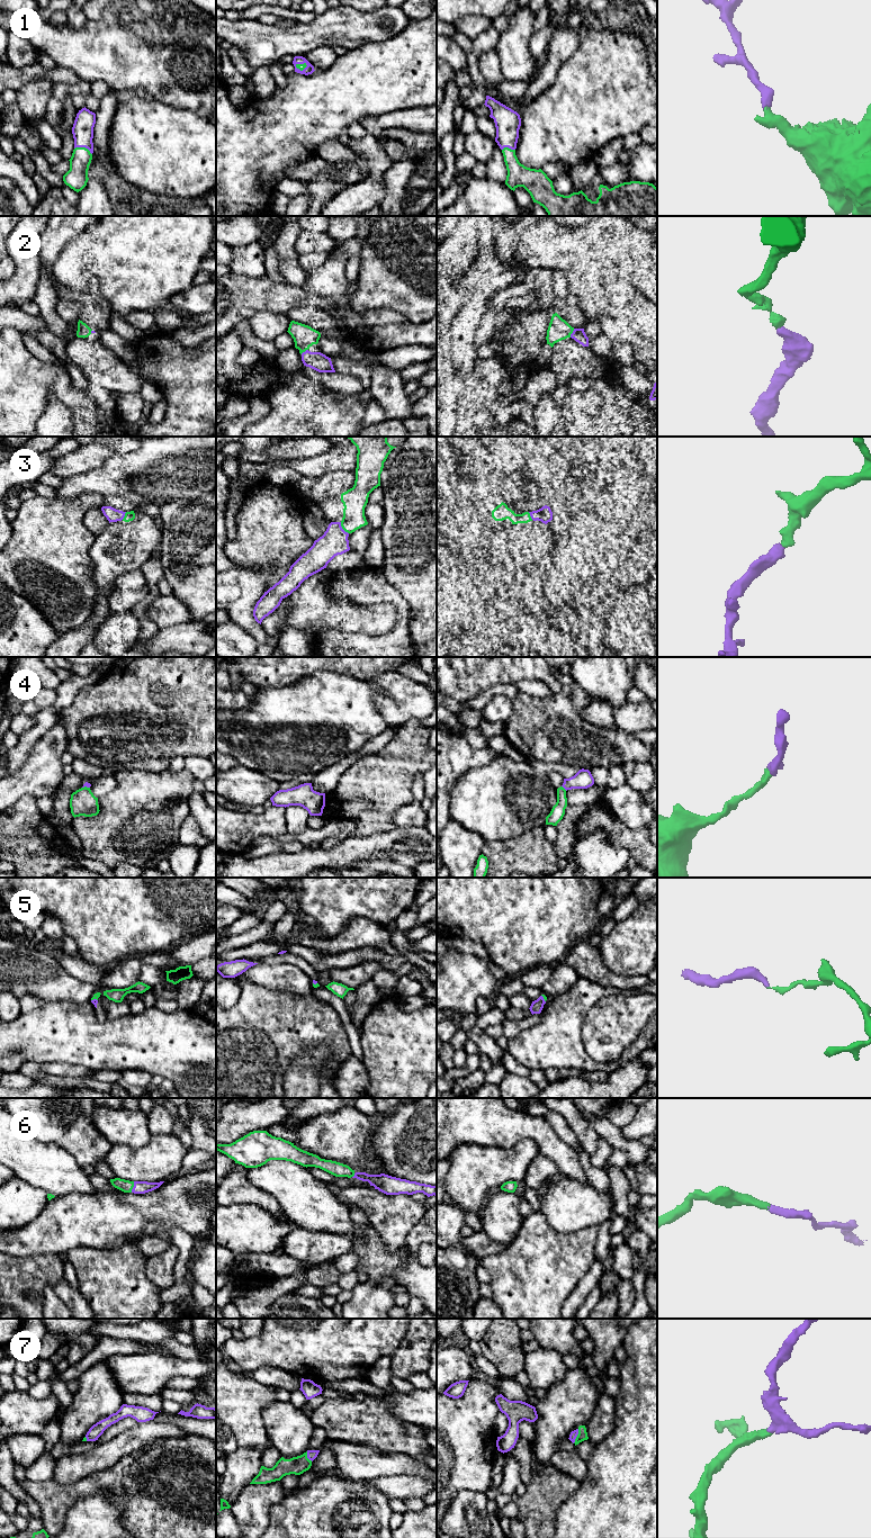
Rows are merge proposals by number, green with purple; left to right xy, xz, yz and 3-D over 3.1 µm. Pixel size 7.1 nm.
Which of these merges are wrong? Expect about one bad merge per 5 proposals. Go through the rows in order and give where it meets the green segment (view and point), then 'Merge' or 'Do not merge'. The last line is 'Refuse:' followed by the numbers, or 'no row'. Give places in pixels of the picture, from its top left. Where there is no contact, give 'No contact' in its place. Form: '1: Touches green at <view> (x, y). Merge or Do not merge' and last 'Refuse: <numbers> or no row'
1: Touches green at xy (83, 147). Merge
2: Touches green at yz (572, 332). Merge
3: Touches green at xz (342, 528). Merge
4: Touches green at yz (563, 788). Merge
5: Touches green at xy (93, 998). Merge
6: Touches green at xy (133, 1186). Merge
7: Touches green at yz (577, 1436). Merge
Refuse: no row

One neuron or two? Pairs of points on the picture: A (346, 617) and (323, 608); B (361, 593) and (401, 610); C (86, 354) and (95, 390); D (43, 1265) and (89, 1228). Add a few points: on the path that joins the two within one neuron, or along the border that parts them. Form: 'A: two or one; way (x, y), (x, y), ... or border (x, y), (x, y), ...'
A: one; way (340, 614), (329, 612)
B: one; way (371, 593), (387, 594), (393, 600)
C: two; border (91, 383), (113, 394)
D: two; border (62, 1256), (45, 1253), (29, 1257)

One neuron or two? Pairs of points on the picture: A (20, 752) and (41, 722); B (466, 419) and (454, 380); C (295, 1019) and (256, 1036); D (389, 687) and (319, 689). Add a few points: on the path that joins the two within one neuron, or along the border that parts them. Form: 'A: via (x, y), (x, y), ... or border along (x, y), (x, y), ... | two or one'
A: via (24, 745), (38, 729) | one
B: border along (461, 378), (461, 389), (455, 408), (457, 421) | two
C: via (285, 1024), (266, 1030) | one
D: border along (370, 684), (380, 691), (374, 699), (380, 713) | two

